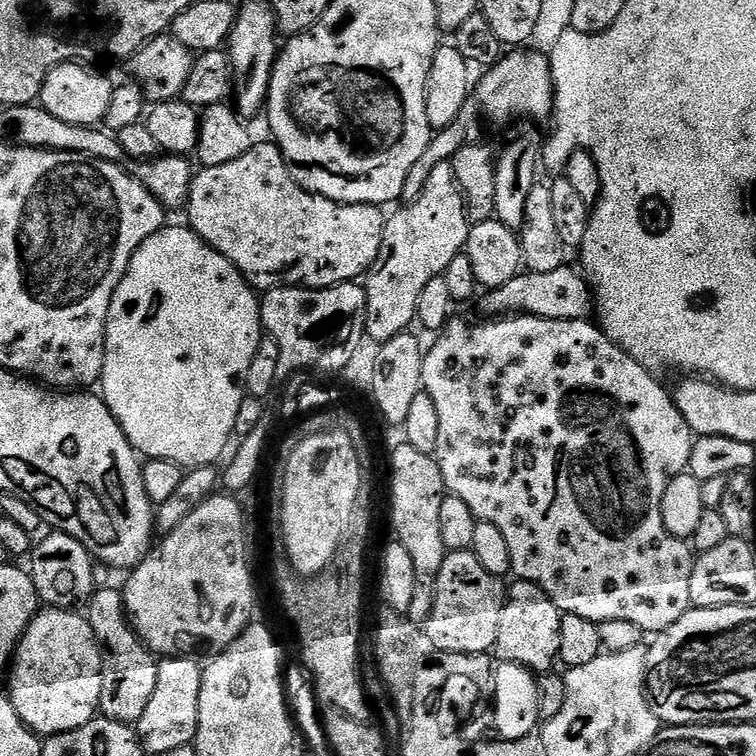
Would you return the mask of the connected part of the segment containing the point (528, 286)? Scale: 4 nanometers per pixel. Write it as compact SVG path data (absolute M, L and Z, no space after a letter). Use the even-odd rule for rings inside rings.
M565 266L558 270L546 270L546 274L538 274L527 270L521 271L520 275L510 278L510 282L506 282L506 286L485 291L479 297L478 305L480 304L481 310L485 312L483 315L488 318L503 318L509 314L519 314L521 316L550 318L551 320L589 319L594 308L592 293L589 289L588 281L575 267L572 268L571 266Z

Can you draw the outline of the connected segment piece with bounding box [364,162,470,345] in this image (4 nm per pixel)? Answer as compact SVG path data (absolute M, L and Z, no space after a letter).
M451 163L433 166L418 198L403 206L385 219L380 257L368 269L364 284L368 307L364 318L366 336L378 345L413 327L418 294L422 294L426 282L444 275L446 266L465 251L468 243L470 225L464 210L464 195L456 184Z

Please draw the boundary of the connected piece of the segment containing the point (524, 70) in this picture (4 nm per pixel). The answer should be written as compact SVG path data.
M512 50L487 69L488 72L474 88L474 104L488 120L496 124L508 124L529 116L532 120L544 120L553 115L554 97L552 95L552 66L547 55L540 52Z

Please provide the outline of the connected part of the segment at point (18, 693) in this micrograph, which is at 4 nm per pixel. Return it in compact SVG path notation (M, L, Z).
M41 607L30 622L26 634L16 648L16 655L10 664L12 681L6 689L14 709L22 722L40 738L57 736L70 730L78 730L91 720L97 719L102 698L104 677L104 652L96 631L90 626L87 615L66 608Z

